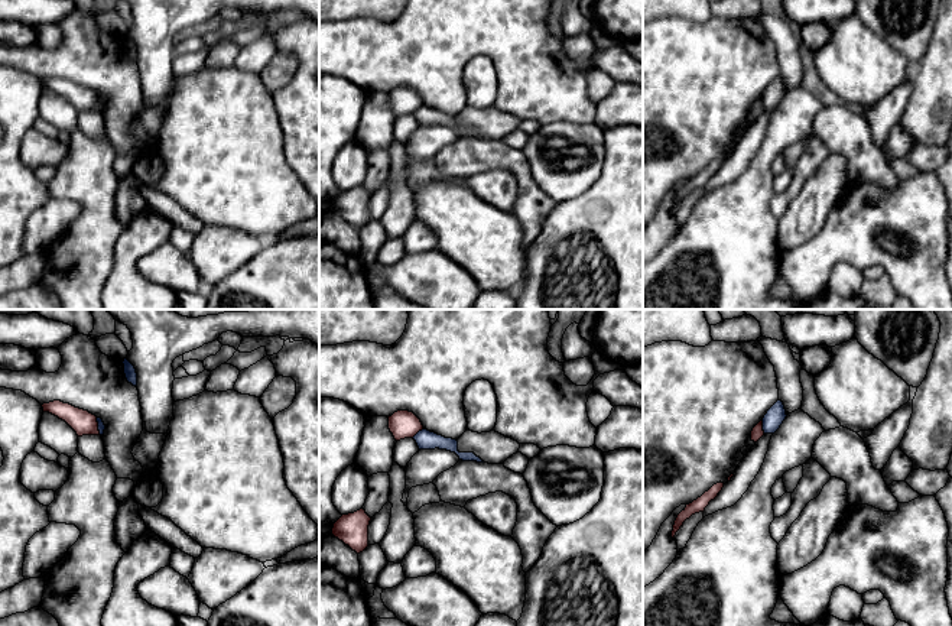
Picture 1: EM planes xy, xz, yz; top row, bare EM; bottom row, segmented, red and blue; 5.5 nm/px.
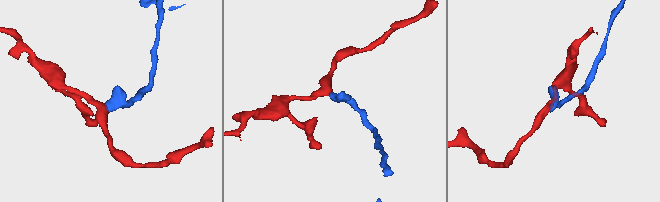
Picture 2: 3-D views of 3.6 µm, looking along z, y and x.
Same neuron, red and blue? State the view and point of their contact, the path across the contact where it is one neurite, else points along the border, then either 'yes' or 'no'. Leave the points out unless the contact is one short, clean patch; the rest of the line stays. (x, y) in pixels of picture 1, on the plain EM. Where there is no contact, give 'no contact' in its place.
meets red in yz at (762, 103); border along yz (762, 97), (764, 109); no

